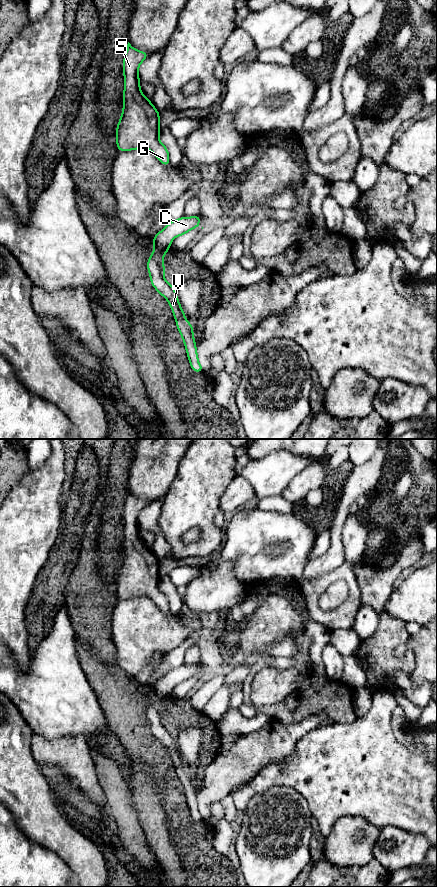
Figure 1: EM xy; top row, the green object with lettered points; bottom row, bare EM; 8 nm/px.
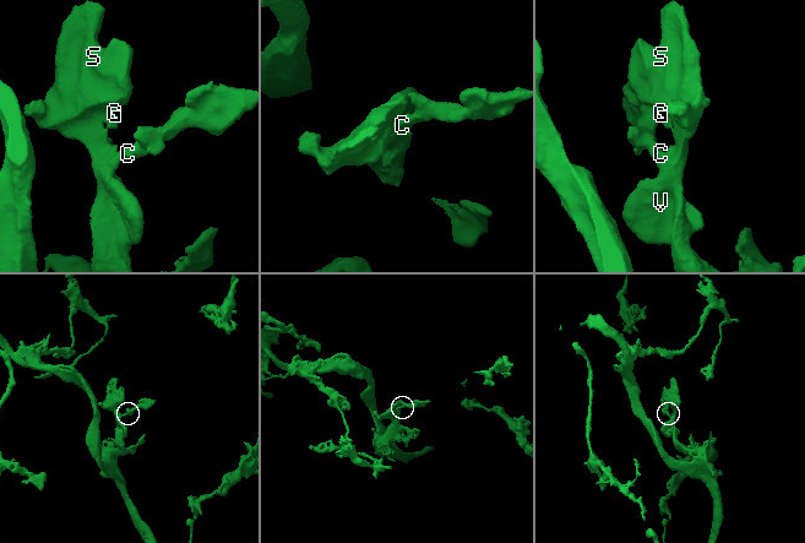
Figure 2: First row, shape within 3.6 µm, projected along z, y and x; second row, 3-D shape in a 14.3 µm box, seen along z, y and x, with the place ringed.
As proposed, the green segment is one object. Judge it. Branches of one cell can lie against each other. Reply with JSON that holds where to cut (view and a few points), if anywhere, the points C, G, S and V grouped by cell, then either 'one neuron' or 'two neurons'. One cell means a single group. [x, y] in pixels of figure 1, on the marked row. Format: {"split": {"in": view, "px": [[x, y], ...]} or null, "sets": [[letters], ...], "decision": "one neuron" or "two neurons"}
{"split": null, "sets": [["C", "G", "S", "V"]], "decision": "one neuron"}

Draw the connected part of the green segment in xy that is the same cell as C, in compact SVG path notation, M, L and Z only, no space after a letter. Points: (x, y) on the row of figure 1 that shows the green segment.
M200 214L193 217L183 216L168 223L164 229L159 231L152 238L154 251L147 262L147 270L150 275L151 285L160 295L165 297L169 303L176 321L177 329L184 342L190 367L196 373L201 373L204 368L198 361L196 341L193 337L193 326L185 318L185 313L179 303L175 287L170 285L164 277L165 265L163 259L165 253L169 251L174 237L185 235L190 230L198 228L199 226Z

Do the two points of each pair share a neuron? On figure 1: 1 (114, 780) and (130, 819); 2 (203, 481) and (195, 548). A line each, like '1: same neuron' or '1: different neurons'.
1: same neuron
2: same neuron

